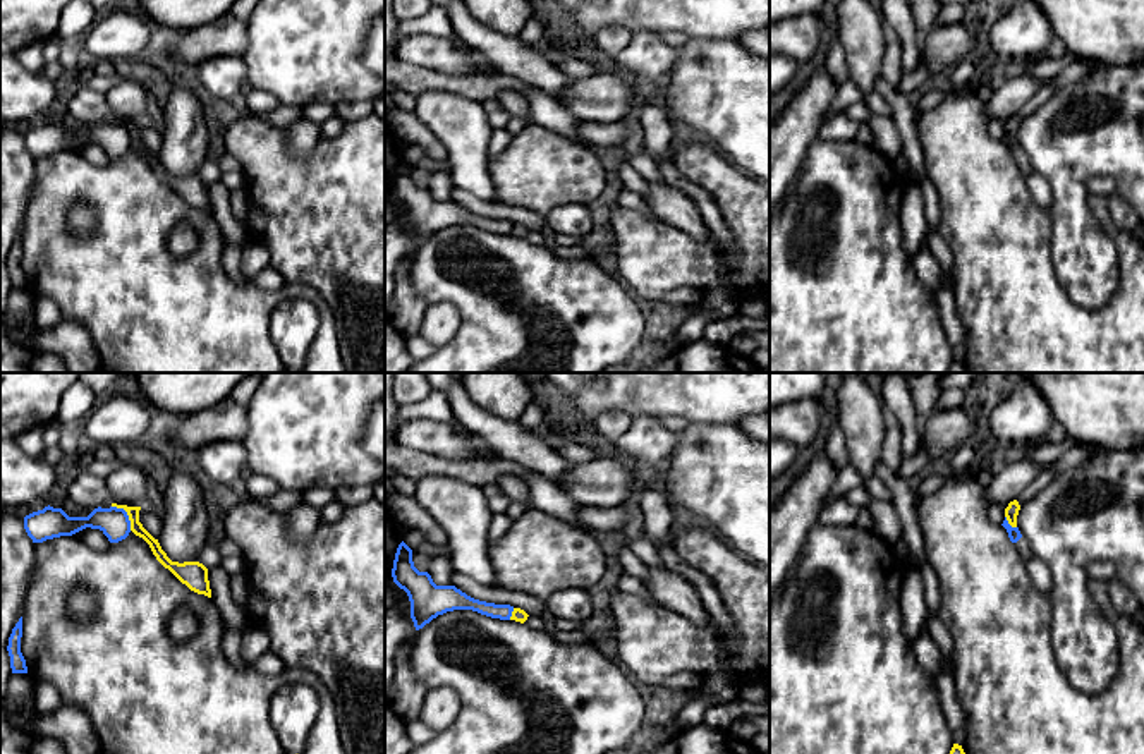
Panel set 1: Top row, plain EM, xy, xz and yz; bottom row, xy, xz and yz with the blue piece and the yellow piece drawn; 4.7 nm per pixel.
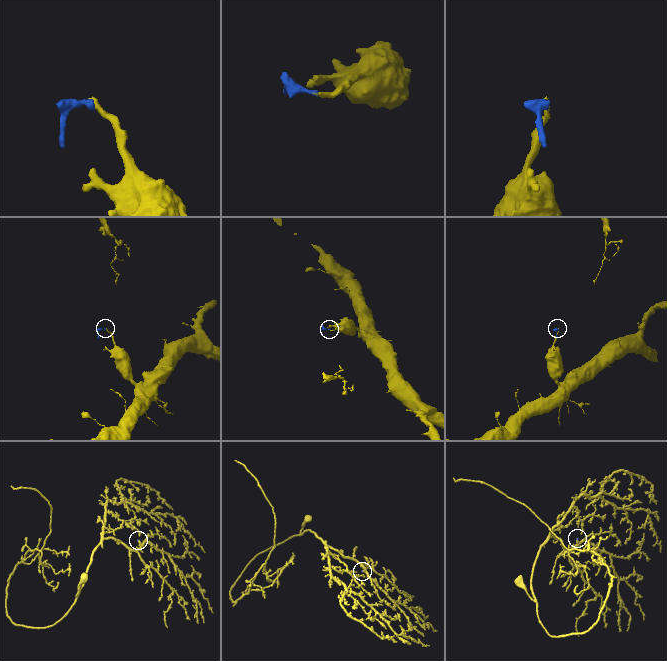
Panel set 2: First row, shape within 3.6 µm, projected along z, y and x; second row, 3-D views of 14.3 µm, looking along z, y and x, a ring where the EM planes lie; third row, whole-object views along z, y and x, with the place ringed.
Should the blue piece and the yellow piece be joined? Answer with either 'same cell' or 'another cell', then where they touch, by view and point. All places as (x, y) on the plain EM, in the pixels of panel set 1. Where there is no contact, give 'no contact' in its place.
another cell | xy (126, 129)

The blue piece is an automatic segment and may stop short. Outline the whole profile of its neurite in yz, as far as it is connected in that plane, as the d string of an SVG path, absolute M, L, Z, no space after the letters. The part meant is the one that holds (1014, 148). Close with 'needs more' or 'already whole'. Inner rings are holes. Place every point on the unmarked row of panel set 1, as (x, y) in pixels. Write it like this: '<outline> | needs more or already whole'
M1007 132L1001 141L1007 144L1008 153L1015 160L1022 175L1027 175L1031 172L1031 161L1029 161L1027 155L1020 149L1019 143L1012 143L1008 139Z | needs more

